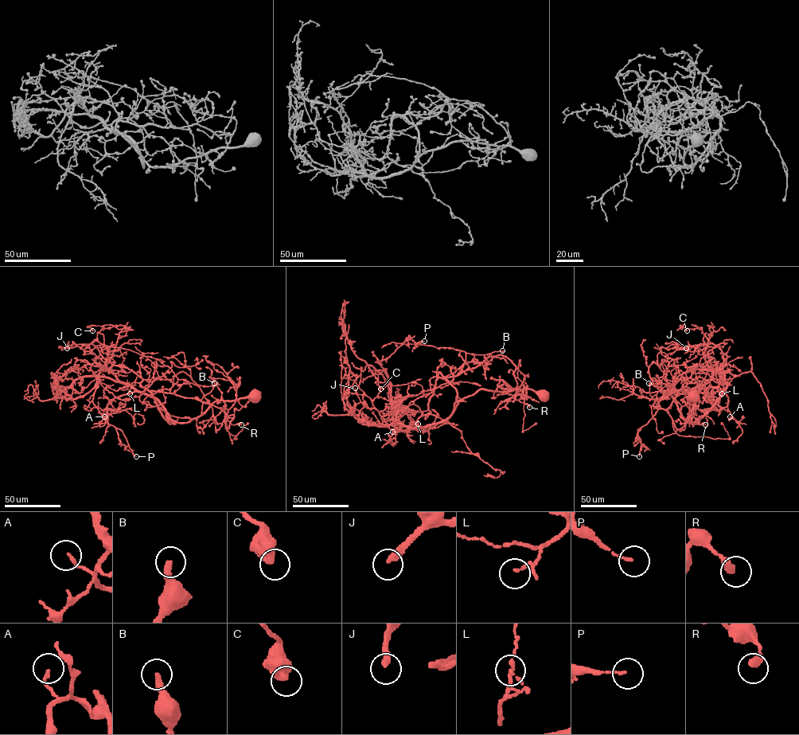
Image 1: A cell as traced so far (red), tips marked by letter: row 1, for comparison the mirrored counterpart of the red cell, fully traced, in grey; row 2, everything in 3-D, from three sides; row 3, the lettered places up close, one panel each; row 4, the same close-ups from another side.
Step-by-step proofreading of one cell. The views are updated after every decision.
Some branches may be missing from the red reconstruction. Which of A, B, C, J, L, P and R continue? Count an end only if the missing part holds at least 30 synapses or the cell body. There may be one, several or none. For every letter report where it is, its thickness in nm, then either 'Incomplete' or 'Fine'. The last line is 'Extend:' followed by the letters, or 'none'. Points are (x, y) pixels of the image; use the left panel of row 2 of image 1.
A: Place: (104, 416). Thickness 130 nm. Fine
B: Place: (214, 383). Thickness 320 nm. Incomplete
C: Place: (92, 330). Thickness 600 nm. Fine
J: Place: (67, 348). Thickness 280 nm. Incomplete
L: Place: (130, 393). Thickness 80 nm. Fine
P: Place: (136, 456). Thickness 110 nm. Fine
R: Place: (241, 424). Thickness 360 nm. Fine
Extend: B, J

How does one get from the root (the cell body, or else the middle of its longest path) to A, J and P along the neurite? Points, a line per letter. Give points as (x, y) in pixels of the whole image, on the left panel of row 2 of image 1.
A: (255, 396), (215, 400), (196, 417), (178, 422), (156, 399), (133, 392), (115, 397), (104, 416)
J: (255, 396), (215, 400), (189, 421), (174, 422), (156, 399), (106, 370), (111, 364), (92, 344), (67, 348)
P: (255, 396), (215, 400), (189, 421), (174, 422), (156, 399), (103, 369), (92, 403), (122, 431), (136, 456)

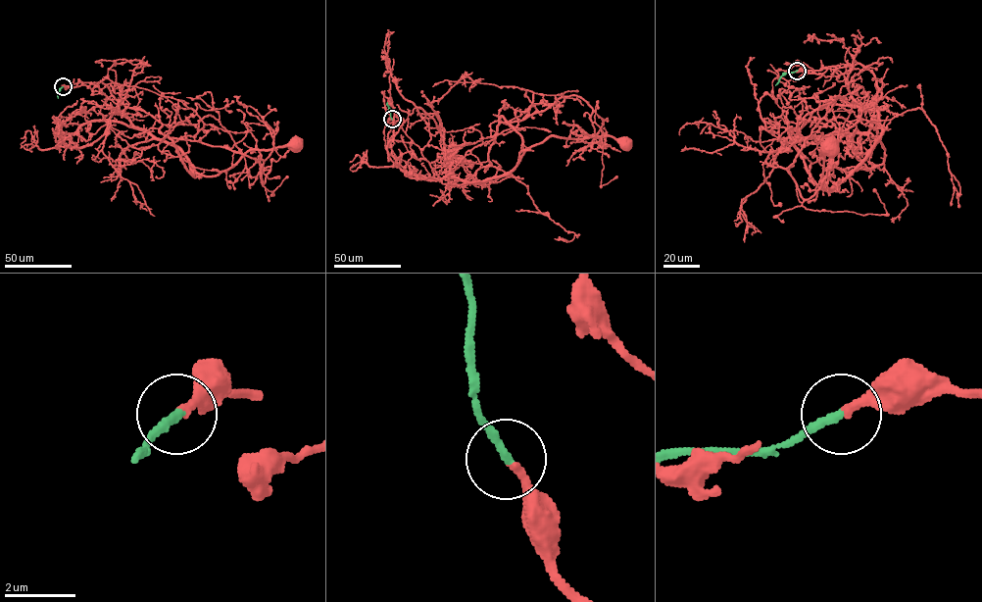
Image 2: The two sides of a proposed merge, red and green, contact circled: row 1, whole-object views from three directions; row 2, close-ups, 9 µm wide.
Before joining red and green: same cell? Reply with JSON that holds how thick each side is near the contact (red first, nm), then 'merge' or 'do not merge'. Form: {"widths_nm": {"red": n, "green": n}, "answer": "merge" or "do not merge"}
{"widths_nm": {"red": 240, "green": 240}, "answer": "merge"}

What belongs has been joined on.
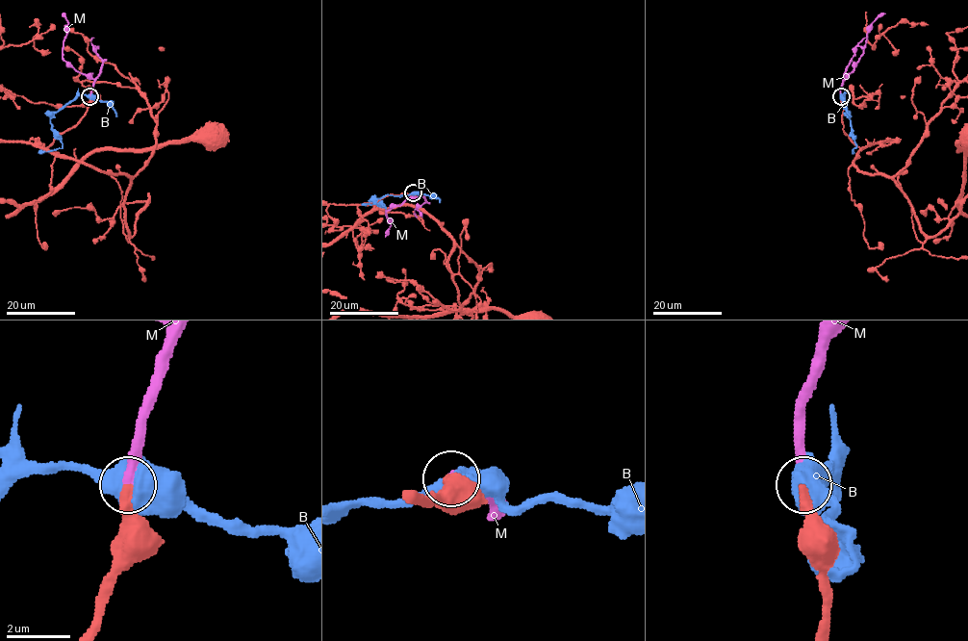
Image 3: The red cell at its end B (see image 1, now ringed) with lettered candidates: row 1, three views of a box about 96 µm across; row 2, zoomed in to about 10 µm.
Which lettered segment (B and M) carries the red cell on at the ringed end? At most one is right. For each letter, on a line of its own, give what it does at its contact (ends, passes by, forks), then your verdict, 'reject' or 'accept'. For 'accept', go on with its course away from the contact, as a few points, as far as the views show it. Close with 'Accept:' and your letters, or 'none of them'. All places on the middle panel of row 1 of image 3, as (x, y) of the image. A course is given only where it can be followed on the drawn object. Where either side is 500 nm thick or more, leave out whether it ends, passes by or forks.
B: reject
M: it ends; accept
Accept: M

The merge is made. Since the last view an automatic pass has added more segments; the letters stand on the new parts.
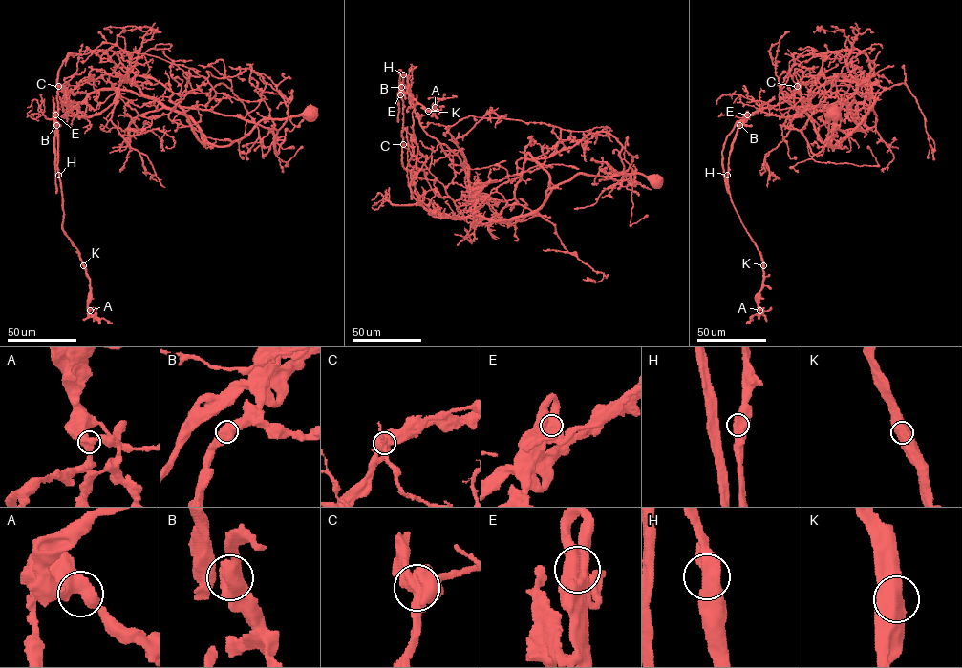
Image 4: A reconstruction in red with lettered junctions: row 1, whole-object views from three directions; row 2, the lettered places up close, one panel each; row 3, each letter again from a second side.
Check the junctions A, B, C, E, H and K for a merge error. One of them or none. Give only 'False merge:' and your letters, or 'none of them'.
False merge: C

